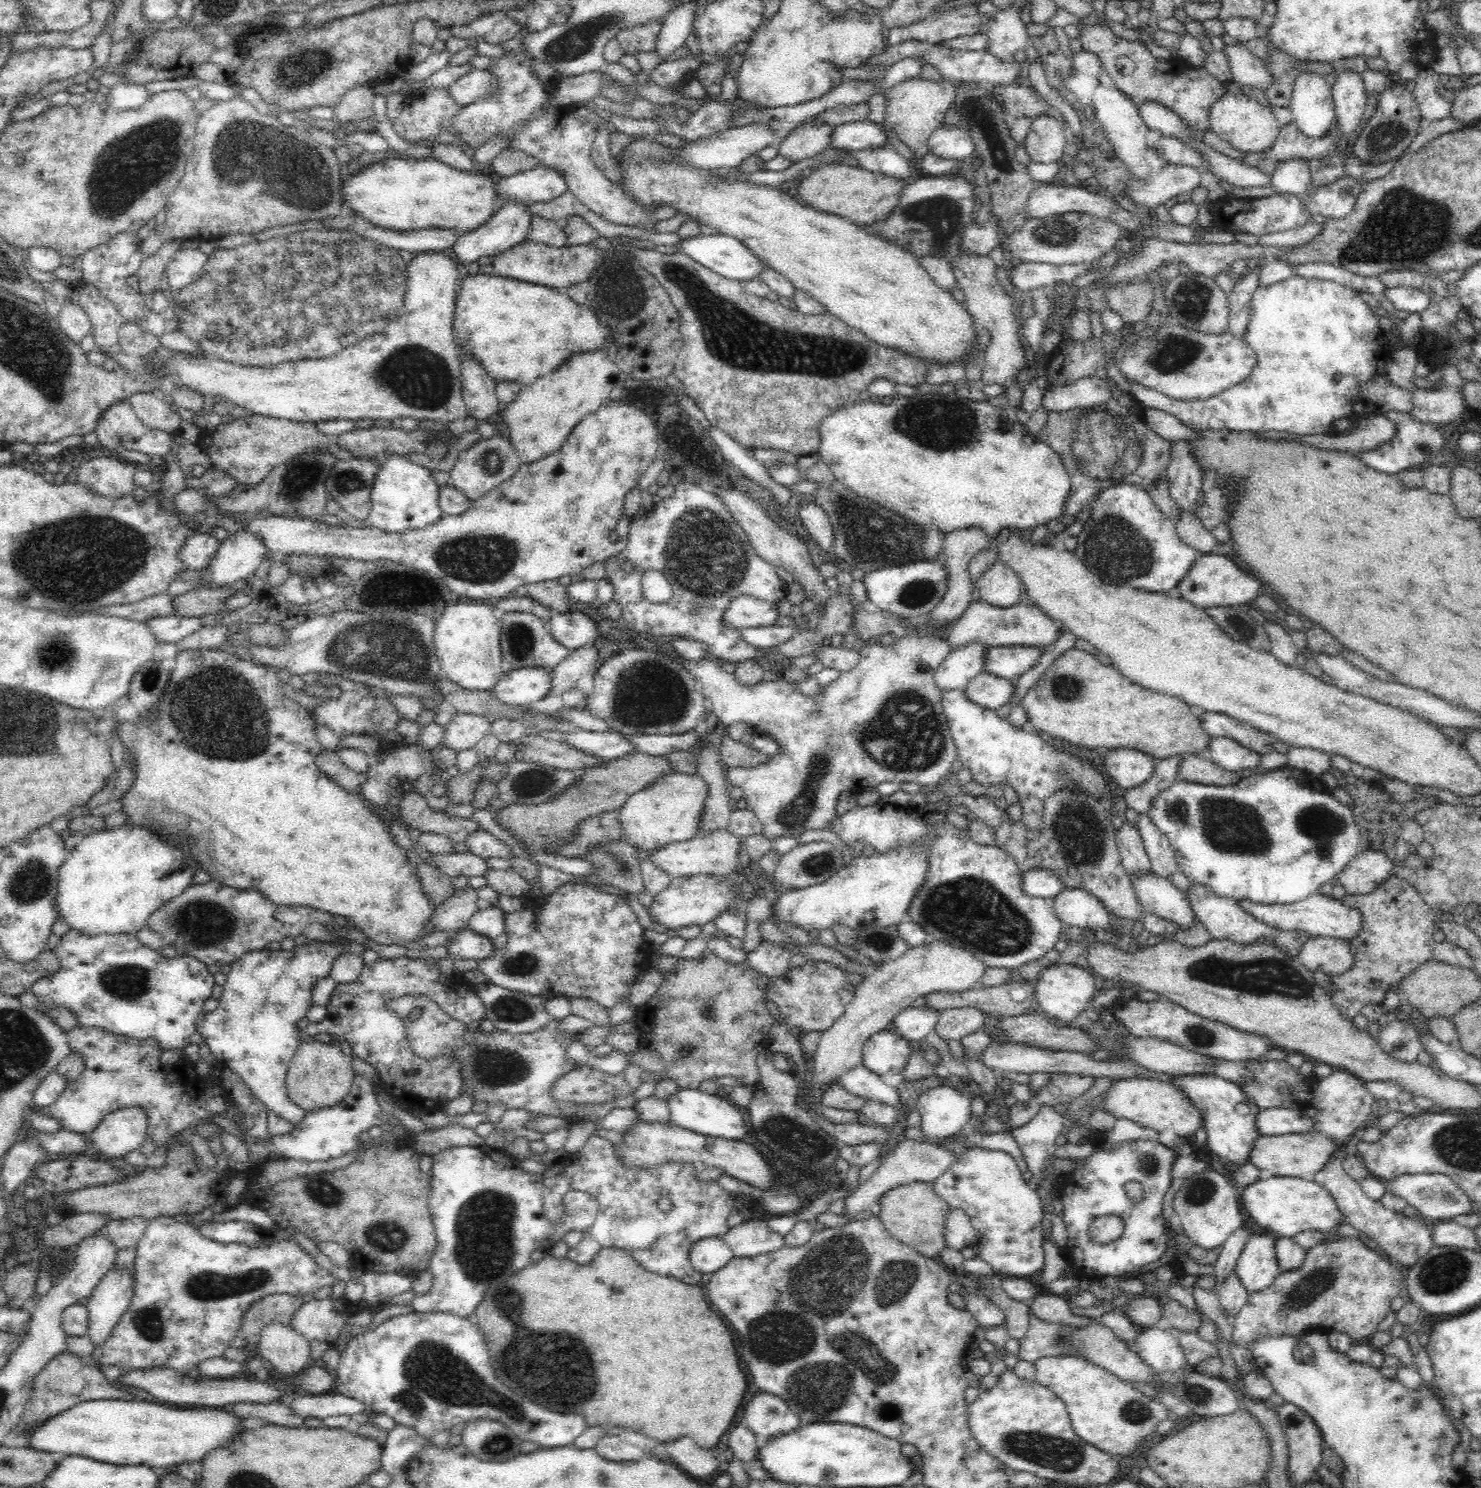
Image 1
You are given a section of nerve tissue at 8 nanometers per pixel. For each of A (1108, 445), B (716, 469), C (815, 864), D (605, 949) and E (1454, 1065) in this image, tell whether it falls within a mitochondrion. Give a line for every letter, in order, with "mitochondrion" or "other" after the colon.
A: mitochondrion
B: other
C: mitochondrion
D: other
E: other

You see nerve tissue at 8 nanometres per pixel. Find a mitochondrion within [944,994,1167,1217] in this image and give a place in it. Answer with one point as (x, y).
(1148, 1164)

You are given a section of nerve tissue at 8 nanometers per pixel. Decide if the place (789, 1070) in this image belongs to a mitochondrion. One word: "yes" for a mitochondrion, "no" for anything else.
no

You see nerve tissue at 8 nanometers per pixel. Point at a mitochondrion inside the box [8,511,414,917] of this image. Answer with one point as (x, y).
(77, 563)

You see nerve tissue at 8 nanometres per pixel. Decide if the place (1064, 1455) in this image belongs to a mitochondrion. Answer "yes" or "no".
yes

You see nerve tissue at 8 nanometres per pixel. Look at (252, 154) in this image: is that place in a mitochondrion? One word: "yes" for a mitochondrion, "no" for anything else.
yes

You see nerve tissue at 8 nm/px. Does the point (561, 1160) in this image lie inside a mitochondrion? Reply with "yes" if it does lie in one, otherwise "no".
no

